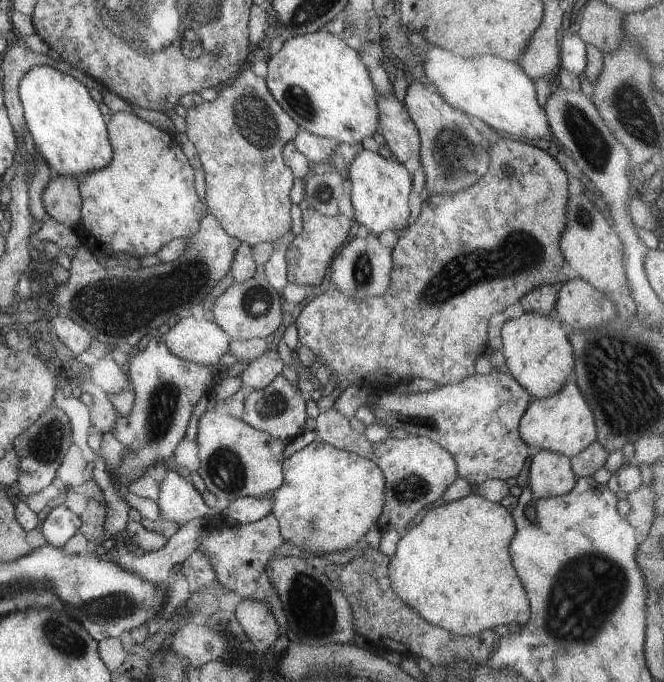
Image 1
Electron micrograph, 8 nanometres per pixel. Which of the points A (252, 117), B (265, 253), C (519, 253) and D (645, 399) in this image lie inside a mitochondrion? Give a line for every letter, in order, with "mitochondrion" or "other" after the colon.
A: mitochondrion
B: other
C: mitochondrion
D: mitochondrion

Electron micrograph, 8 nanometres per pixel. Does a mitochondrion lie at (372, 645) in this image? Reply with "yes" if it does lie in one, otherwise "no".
no

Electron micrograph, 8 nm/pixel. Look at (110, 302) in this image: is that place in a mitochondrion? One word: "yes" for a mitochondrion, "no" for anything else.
yes

